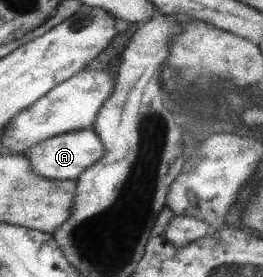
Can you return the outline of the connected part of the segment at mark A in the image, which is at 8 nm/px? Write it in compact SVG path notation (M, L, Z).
M87 128L41 141L27 149L23 156L35 175L40 175L43 179L69 180L75 179L88 165L95 163L102 154L102 147L97 135Z

